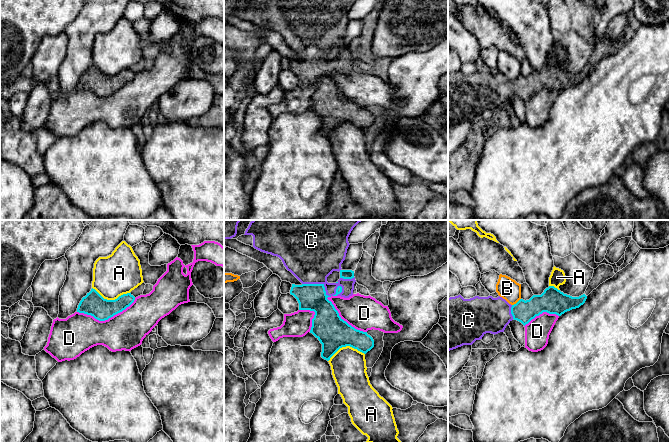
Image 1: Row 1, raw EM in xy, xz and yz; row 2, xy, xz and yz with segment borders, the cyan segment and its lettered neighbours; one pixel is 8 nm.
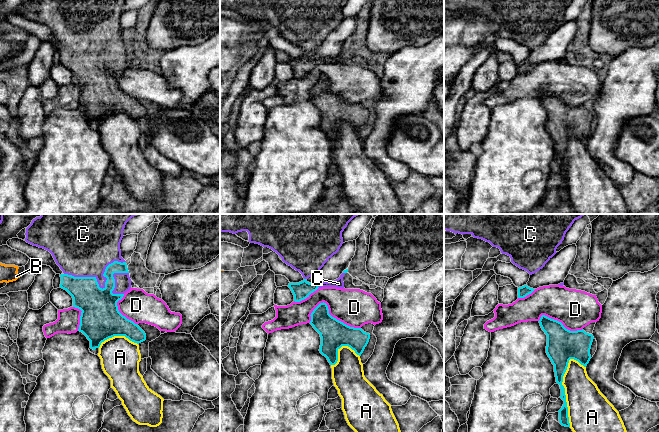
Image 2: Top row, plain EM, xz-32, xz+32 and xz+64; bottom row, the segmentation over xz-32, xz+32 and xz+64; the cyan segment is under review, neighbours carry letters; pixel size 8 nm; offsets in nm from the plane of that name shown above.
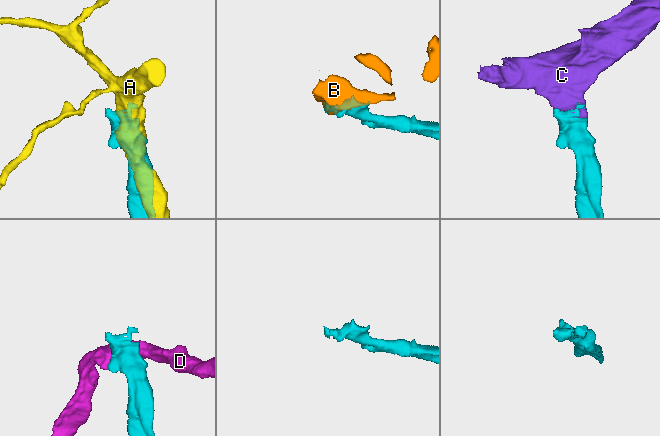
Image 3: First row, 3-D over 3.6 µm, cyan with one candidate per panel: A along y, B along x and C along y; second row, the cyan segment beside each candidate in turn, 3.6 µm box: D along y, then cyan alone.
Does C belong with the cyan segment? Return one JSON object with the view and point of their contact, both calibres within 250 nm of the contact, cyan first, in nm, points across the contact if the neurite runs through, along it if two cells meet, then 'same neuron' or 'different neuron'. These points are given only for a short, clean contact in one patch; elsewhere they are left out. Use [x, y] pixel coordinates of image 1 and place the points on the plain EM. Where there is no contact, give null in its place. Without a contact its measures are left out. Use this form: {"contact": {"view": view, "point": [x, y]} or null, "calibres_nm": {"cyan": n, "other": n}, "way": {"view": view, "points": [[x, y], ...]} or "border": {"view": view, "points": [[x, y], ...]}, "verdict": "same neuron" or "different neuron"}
{"contact": {"view": "xz", "point": [319, 60]}, "calibres_nm": {"cyan": 220, "other": 440}, "verdict": "same neuron"}

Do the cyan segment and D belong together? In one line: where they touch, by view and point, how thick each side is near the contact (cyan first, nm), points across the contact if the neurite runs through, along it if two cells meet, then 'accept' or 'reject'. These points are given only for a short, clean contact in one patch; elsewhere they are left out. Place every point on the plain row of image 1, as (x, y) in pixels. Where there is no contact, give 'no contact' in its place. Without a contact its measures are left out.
xy (106, 95) | 180/320 nm | reject

